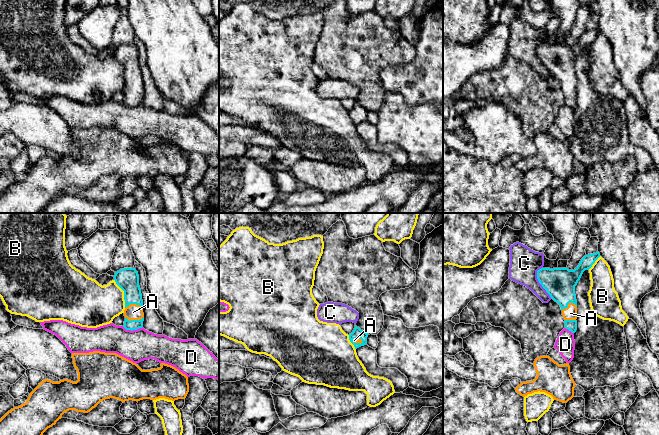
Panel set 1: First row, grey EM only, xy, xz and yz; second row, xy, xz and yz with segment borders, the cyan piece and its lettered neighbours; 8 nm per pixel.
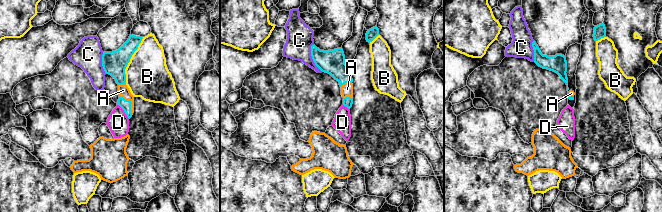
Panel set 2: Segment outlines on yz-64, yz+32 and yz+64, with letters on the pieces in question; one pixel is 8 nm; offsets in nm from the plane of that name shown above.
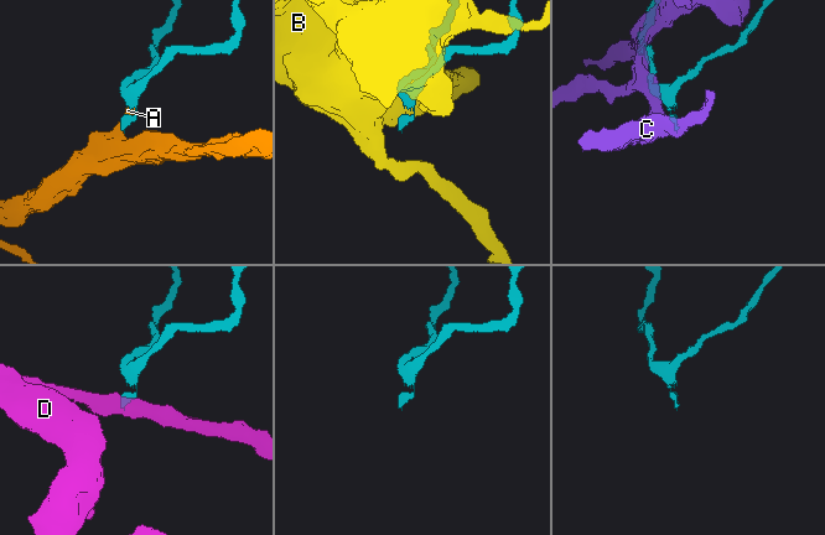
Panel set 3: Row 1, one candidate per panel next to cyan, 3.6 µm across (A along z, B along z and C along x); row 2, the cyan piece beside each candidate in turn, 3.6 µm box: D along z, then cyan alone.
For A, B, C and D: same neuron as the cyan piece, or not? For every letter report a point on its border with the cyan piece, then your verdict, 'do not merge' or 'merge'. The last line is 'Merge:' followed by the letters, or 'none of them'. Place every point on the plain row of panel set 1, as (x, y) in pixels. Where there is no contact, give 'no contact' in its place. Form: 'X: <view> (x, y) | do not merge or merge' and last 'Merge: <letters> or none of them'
A: xy (133, 79) | merge
B: xy (124, 69) | do not merge
C: yz (539, 58) | do not merge
D: xy (132, 106) | do not merge
Merge: A

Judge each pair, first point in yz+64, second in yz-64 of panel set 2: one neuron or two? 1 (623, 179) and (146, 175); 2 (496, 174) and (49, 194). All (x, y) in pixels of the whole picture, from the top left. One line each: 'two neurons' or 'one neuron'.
1: one neuron
2: one neuron

